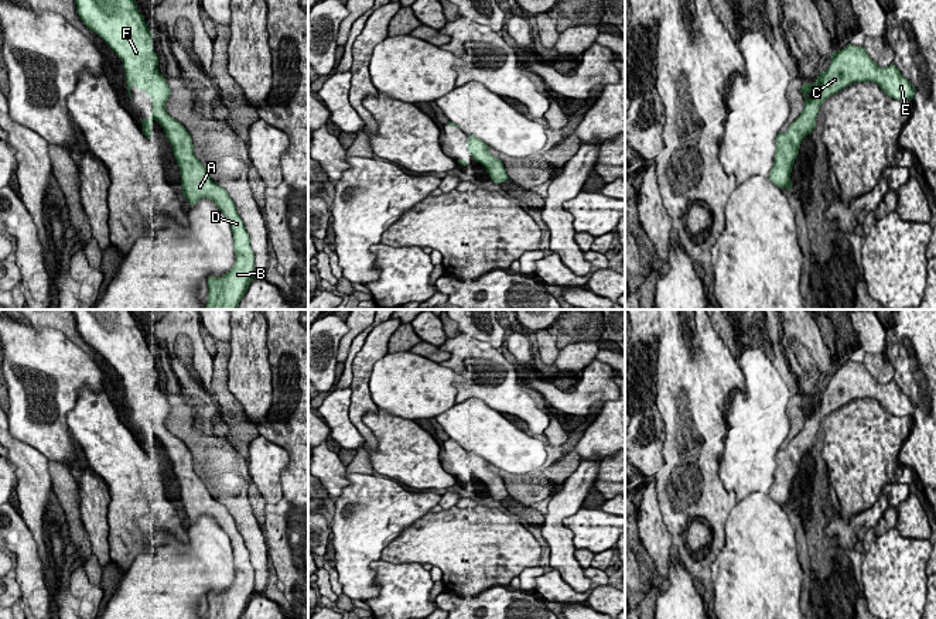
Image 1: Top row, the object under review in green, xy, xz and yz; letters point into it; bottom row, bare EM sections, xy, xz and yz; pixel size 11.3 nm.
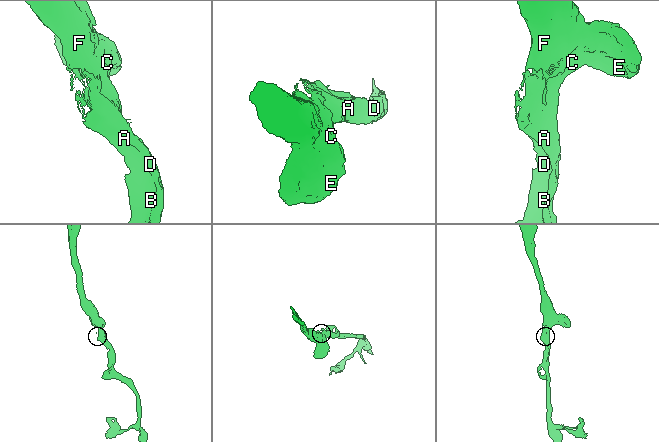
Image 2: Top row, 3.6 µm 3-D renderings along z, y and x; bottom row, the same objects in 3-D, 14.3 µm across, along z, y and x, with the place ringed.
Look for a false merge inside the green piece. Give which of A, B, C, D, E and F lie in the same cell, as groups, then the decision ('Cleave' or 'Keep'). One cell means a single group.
Groups: A B C D E F. Keep

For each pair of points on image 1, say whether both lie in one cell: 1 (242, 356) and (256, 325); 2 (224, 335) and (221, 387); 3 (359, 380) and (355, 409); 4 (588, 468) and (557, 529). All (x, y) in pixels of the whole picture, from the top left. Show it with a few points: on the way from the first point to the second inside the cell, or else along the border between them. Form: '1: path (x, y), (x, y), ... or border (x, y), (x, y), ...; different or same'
1: path (248, 349), (249, 332); same
2: border (217, 341), (228, 342); different
3: path (359, 387), (359, 402); same
4: path (578, 484), (557, 513); same

